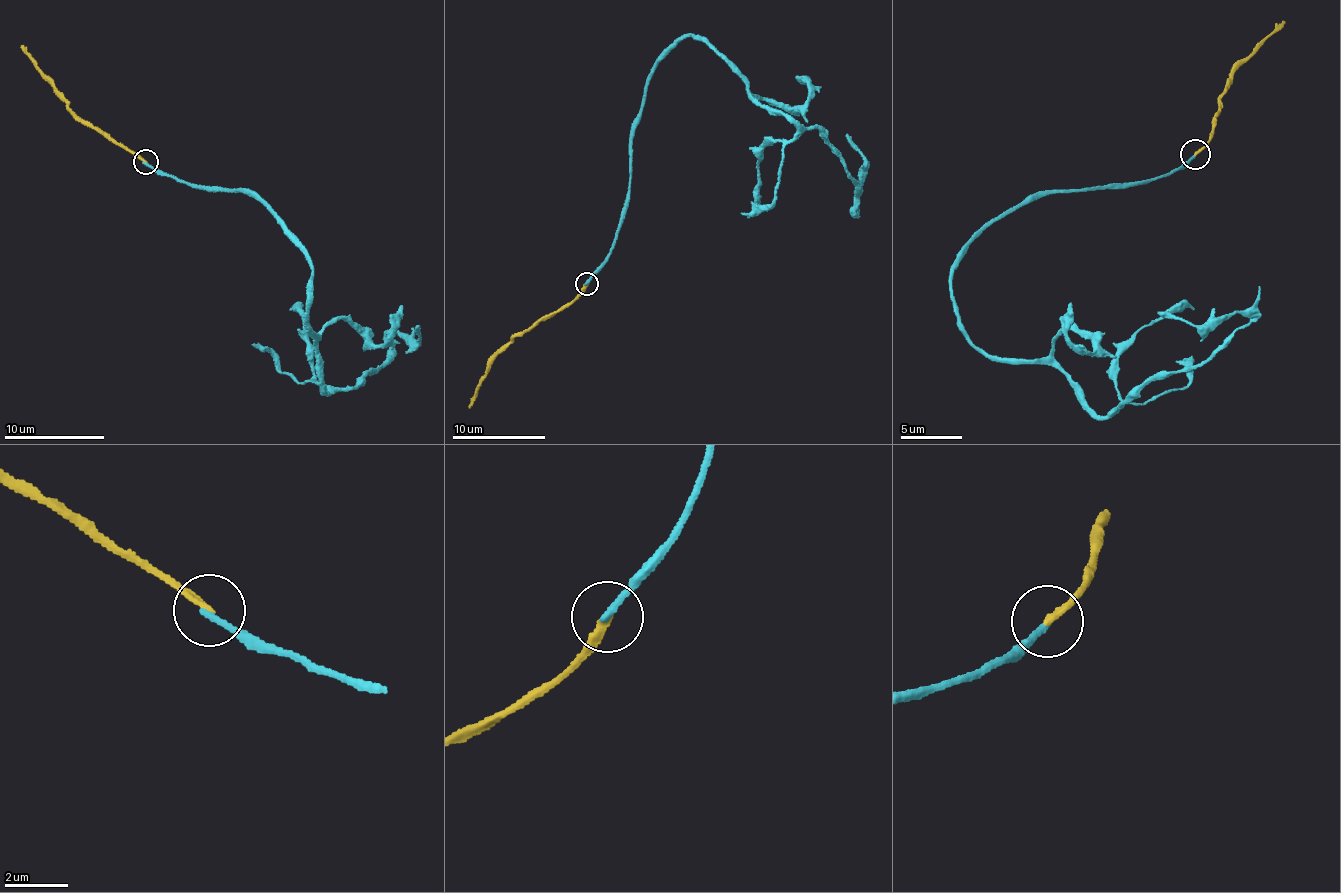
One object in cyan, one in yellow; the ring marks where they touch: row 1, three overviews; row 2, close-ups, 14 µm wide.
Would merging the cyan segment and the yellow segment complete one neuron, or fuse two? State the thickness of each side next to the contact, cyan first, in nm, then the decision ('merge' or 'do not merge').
240 nm thick on the cyan side, 220 nm on the other; do not merge

